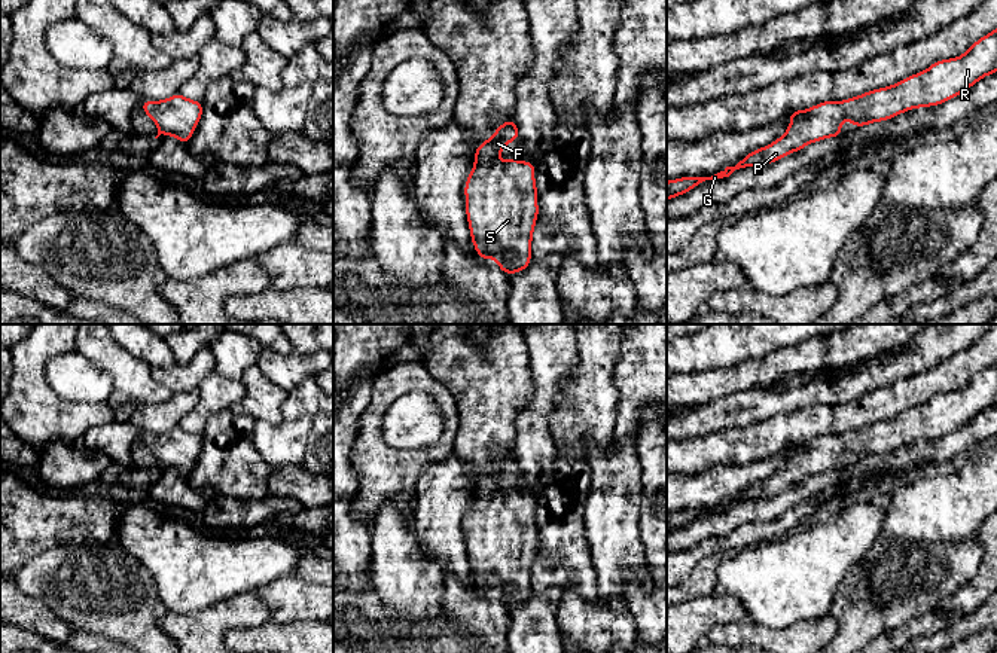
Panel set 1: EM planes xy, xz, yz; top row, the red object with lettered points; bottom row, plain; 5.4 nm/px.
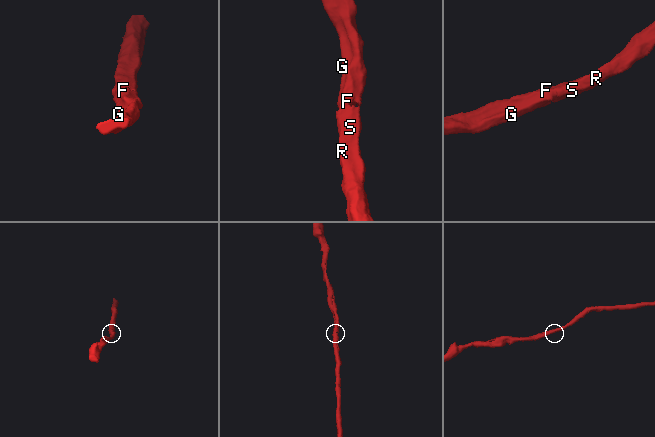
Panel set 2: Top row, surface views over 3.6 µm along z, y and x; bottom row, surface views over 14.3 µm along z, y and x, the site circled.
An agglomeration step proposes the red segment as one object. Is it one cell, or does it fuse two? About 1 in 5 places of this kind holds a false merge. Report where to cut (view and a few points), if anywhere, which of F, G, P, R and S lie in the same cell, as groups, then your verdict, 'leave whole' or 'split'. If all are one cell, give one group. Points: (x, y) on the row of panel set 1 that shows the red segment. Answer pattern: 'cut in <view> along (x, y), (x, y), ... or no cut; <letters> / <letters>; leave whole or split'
no cut; F G P R S; leave whole

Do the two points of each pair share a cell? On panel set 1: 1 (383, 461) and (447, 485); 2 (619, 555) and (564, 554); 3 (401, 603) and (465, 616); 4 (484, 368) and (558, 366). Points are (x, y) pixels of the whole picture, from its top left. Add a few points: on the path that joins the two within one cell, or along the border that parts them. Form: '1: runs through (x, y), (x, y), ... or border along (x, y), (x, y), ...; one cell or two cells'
1: border along (450, 455), (423, 469), (417, 481), (414, 509); two cells
2: border along (584, 519), (597, 588); two cells
3: border along (445, 577), (441, 618); two cells
4: border along (524, 339), (531, 400); two cells

